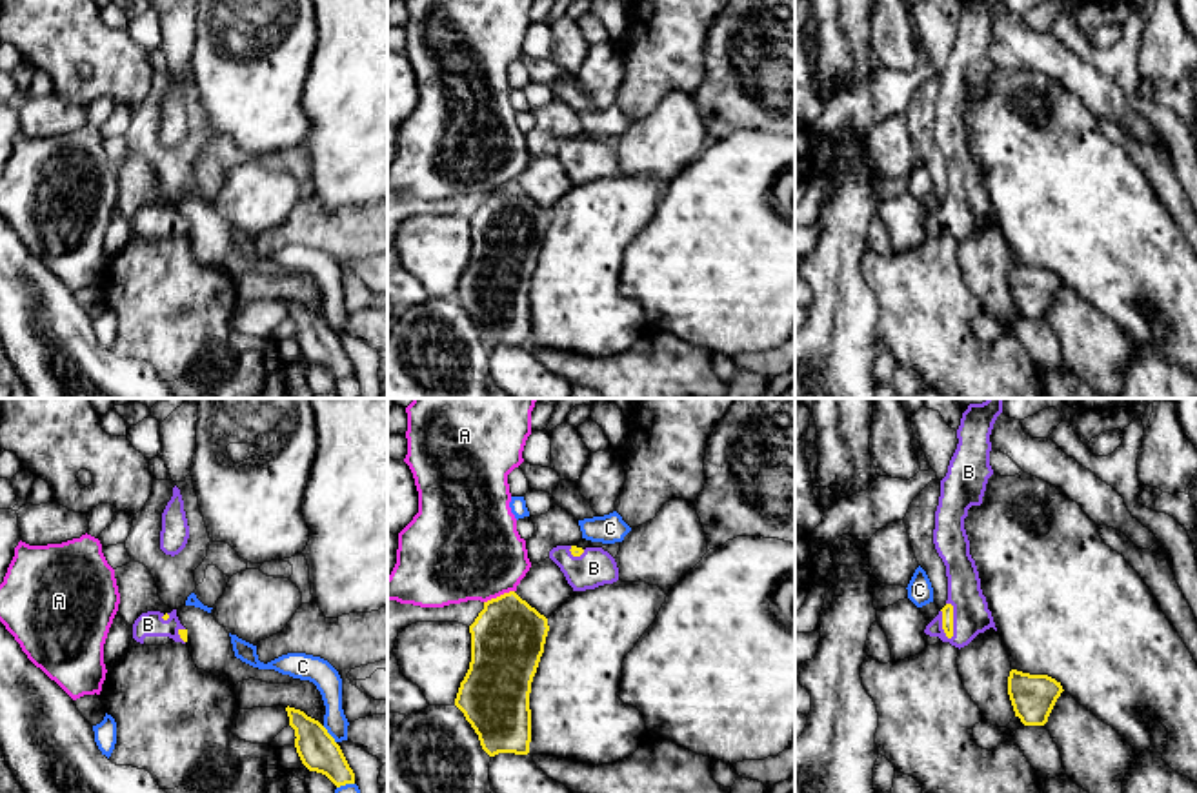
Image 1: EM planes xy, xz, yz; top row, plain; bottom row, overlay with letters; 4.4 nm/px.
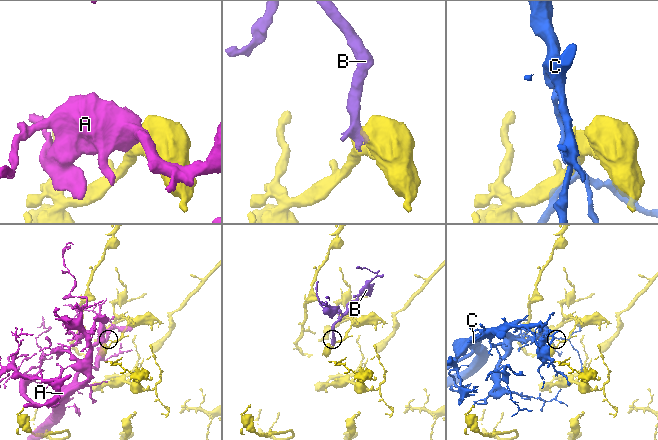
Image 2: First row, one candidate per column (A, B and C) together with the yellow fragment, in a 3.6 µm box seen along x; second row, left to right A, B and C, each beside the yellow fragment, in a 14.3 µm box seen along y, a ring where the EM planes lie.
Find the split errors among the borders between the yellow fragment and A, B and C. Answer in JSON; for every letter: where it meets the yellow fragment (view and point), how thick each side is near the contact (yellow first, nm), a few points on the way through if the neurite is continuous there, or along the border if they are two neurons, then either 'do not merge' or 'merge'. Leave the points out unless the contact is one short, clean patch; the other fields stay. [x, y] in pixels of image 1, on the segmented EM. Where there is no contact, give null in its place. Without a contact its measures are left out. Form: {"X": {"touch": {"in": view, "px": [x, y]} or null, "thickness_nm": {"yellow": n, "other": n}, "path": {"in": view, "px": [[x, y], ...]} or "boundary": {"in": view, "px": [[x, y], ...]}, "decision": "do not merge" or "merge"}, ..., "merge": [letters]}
{"A": {"touch": {"in": "xz", "px": [501, 595]}, "thickness_nm": {"yellow": 320, "other": 440}, "boundary": {"in": "xz", "px": [[513, 590], [484, 602]]}, "decision": "do not merge"}, "B": {"touch": {"in": "yz", "px": [952, 621]}, "thickness_nm": {"yellow": 50, "other": 160}, "decision": "merge"}, "C": {"touch": {"in": "xy", "px": [330, 735]}, "thickness_nm": {"yellow": 170, "other": 120}, "decision": "do not merge"}, "merge": ["B"]}

